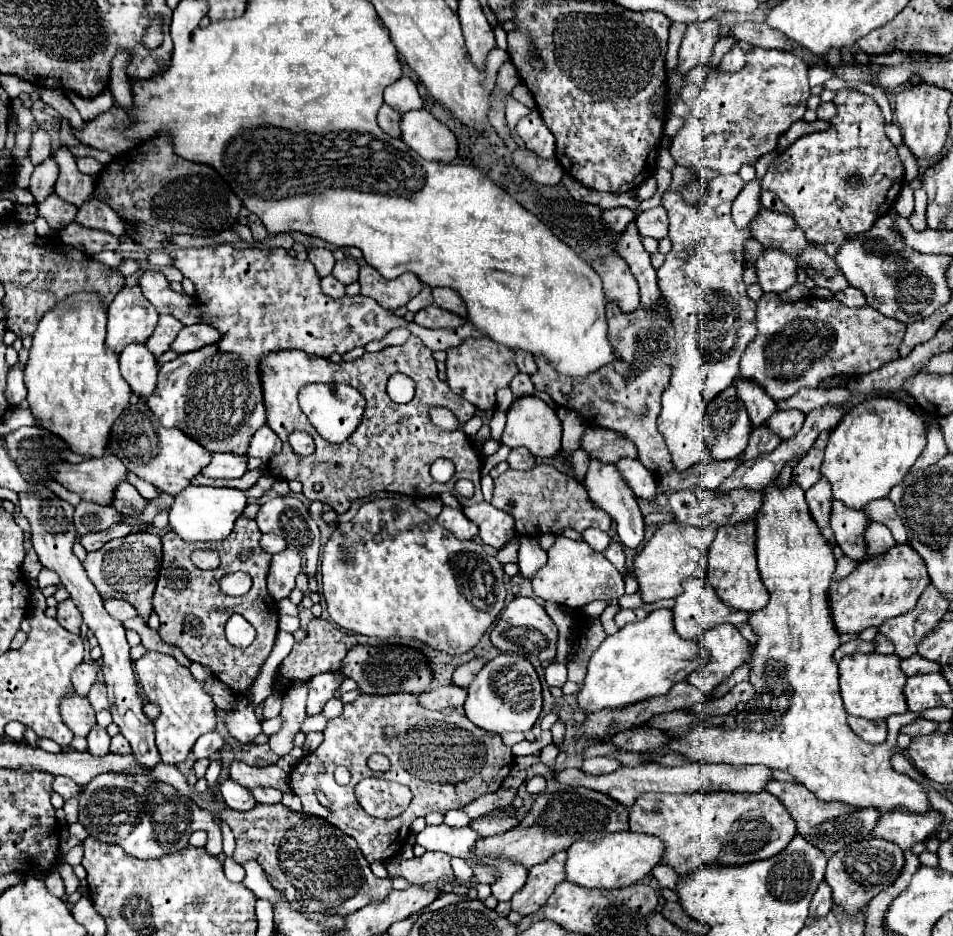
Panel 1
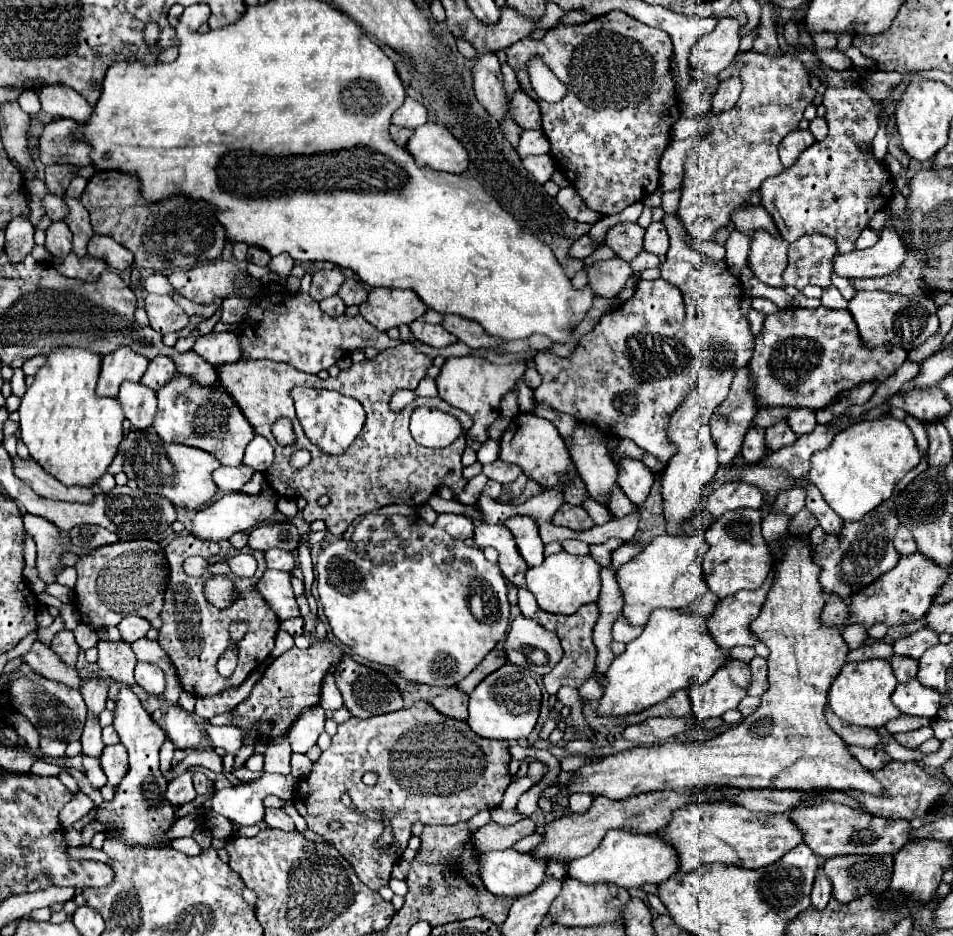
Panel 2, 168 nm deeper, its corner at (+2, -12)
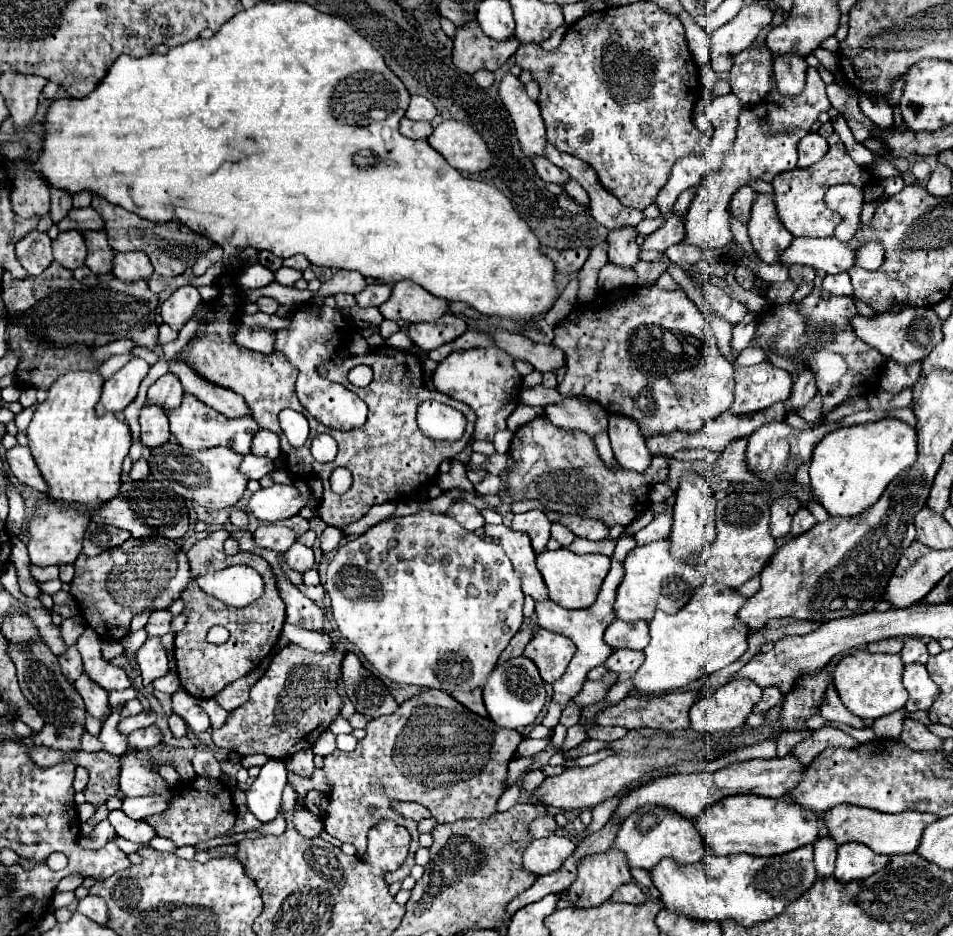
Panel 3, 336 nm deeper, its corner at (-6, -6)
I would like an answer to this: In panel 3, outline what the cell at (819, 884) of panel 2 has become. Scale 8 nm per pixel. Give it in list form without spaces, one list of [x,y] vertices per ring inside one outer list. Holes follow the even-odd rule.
[[[818,838],[814,842],[814,866],[816,866],[816,874],[818,878],[830,878],[834,876],[834,868],[836,868],[836,842],[832,842],[832,838]]]

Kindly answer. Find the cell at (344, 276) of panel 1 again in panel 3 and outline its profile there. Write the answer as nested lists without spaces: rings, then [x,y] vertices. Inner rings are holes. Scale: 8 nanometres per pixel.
[[[368,284],[362,292],[358,292],[354,298],[358,302],[358,306],[366,308],[366,306],[380,306],[382,302],[388,300],[390,296],[390,286],[388,284]]]

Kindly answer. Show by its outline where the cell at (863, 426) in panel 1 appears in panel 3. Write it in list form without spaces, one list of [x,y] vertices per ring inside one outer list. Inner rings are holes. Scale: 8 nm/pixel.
[[[898,418],[840,428],[824,436],[814,450],[810,464],[812,490],[830,516],[856,516],[878,502],[896,474],[912,466],[916,458],[916,430]]]

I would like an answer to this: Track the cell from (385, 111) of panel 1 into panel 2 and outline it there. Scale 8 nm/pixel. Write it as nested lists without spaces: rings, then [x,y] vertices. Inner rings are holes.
[[[392,124],[392,126],[390,126],[390,136],[392,136],[392,140],[394,140],[398,146],[406,146],[408,140],[410,140],[410,136],[412,136],[412,130],[410,130],[410,128],[396,128],[396,126]]]

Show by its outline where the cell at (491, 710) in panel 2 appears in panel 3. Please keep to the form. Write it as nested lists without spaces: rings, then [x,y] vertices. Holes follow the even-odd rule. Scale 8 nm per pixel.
[[[526,656],[512,658],[508,662],[500,664],[498,668],[494,668],[494,672],[486,680],[482,692],[484,692],[484,706],[486,706],[492,722],[500,728],[514,728],[514,730],[532,724],[536,720],[536,716],[540,714],[540,710],[544,708],[544,700],[546,700],[544,680],[540,678],[540,672],[534,666],[534,662]]]

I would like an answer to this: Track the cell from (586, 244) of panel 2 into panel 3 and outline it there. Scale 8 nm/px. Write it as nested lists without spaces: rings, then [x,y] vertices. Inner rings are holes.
[[[544,248],[544,254],[548,254],[556,262],[556,270],[562,274],[574,274],[578,272],[586,258],[588,258],[588,248],[568,248],[568,250],[554,250],[554,248]]]

